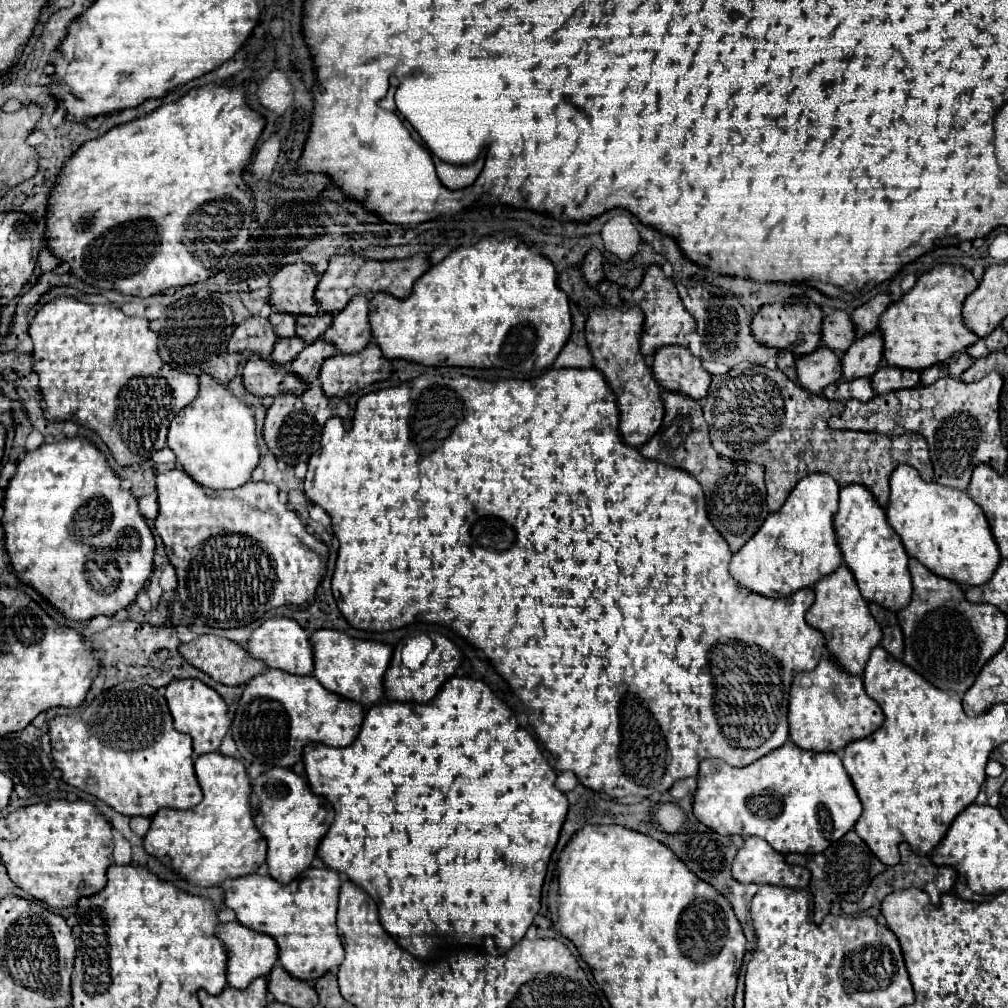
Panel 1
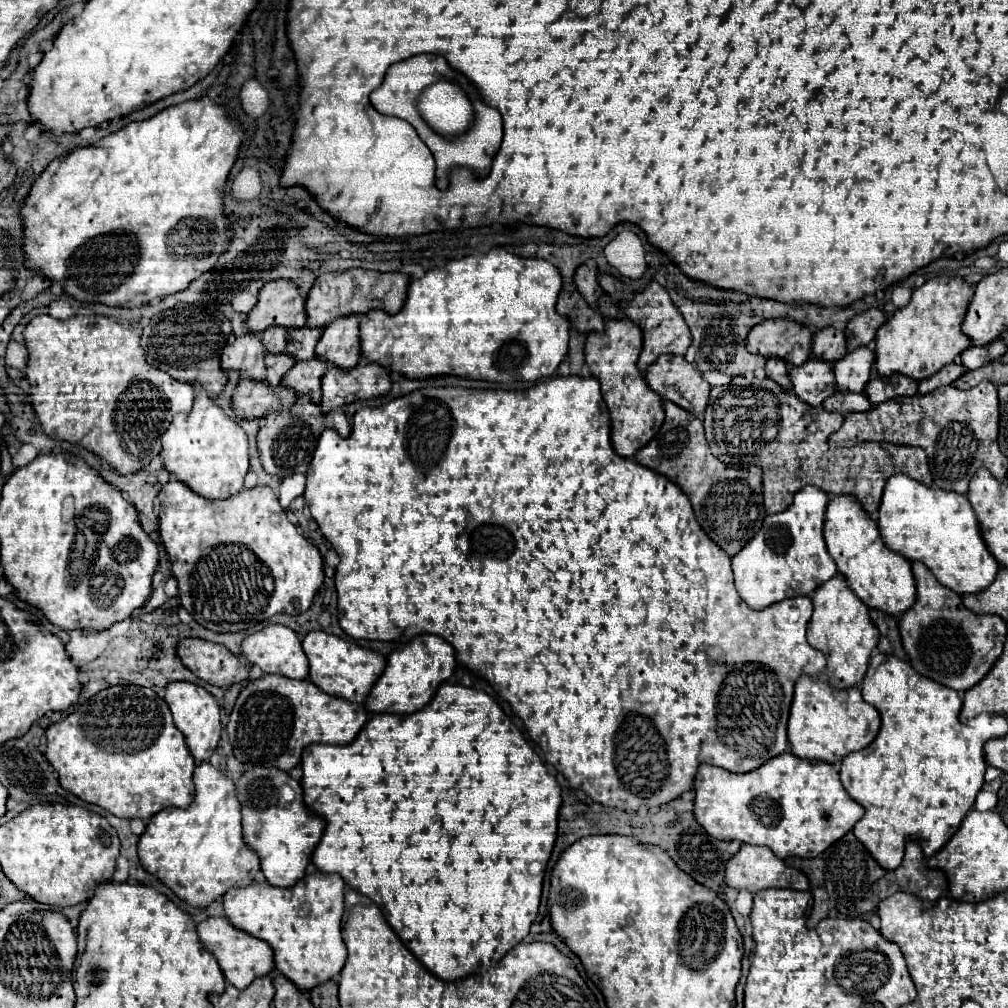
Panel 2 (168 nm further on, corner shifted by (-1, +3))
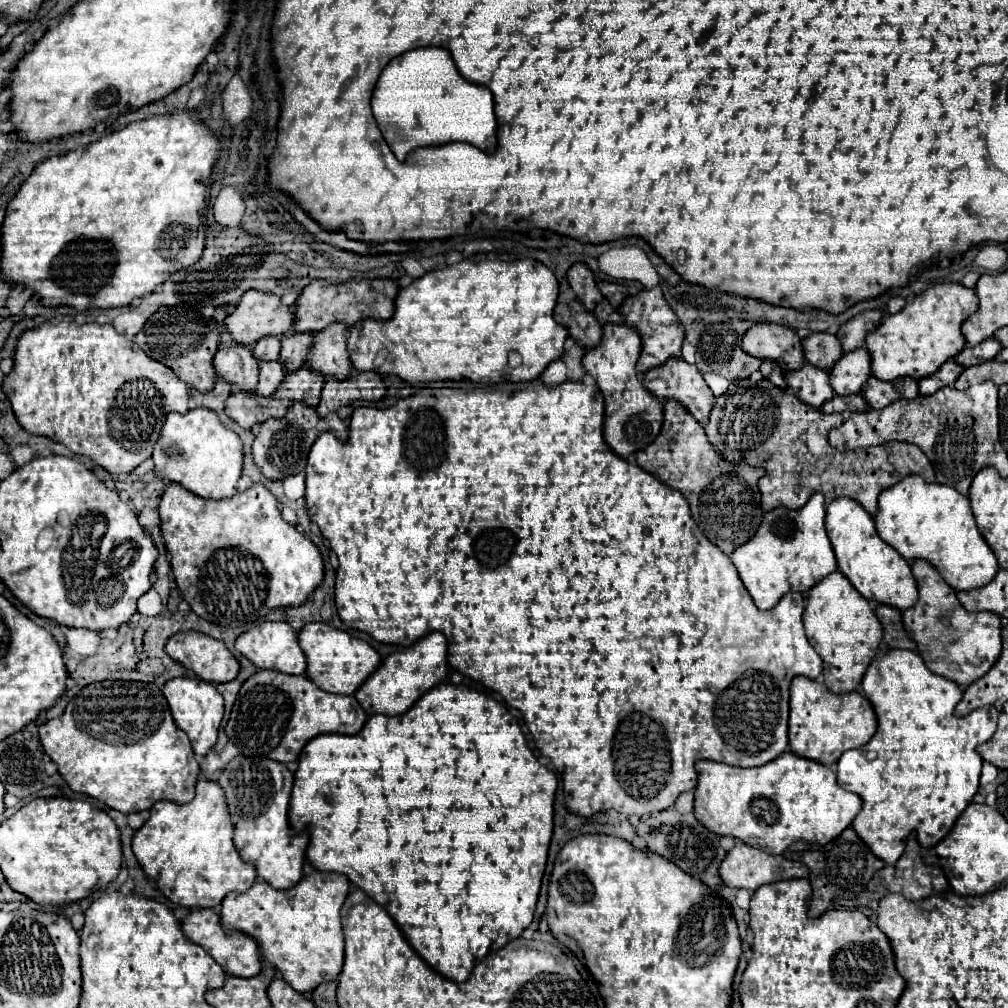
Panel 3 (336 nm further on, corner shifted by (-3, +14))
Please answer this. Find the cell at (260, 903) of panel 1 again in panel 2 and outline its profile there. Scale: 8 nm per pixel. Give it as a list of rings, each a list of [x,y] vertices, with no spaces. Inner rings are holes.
[[[316,871],[290,889],[252,883],[244,889],[230,889],[222,897],[222,905],[226,919],[236,929],[272,947],[276,969],[298,989],[310,991],[342,971],[348,951],[342,941],[344,879],[340,875]]]

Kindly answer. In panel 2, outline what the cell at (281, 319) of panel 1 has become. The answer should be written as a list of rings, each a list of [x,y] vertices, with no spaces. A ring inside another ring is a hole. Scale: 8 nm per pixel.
[[[270,329],[260,335],[266,347],[266,353],[284,353],[286,349],[286,329]]]

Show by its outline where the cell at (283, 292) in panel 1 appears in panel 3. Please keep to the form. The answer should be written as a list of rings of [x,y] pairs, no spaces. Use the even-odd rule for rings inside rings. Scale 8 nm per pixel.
[[[248,290],[236,310],[226,318],[226,328],[232,332],[234,342],[254,344],[268,334],[286,334],[292,322],[294,306],[284,306],[278,294]]]

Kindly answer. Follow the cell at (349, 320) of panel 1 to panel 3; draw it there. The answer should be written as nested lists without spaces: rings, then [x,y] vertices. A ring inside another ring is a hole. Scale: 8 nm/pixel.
[[[334,322],[332,326],[316,332],[306,366],[322,374],[332,374],[338,380],[348,378],[352,372],[352,362],[346,350],[346,340],[348,340],[348,326],[340,322]]]

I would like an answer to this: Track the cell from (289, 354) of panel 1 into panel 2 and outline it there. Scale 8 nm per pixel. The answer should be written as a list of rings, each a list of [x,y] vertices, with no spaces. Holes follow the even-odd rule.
[[[280,353],[280,355],[266,355],[264,357],[264,363],[266,363],[266,381],[270,387],[278,387],[282,377],[288,373],[288,369],[296,363],[294,359],[290,359],[286,353]]]

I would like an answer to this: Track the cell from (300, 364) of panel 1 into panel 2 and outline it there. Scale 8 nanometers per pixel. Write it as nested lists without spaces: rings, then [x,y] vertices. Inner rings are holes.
[[[314,357],[310,361],[298,361],[282,379],[282,387],[296,391],[298,395],[308,395],[314,403],[320,403],[320,379],[326,373],[328,363]]]

